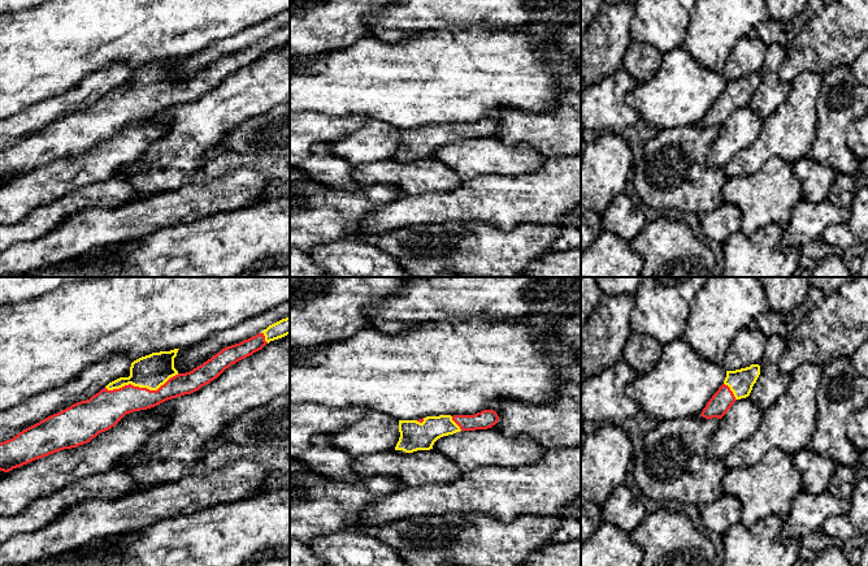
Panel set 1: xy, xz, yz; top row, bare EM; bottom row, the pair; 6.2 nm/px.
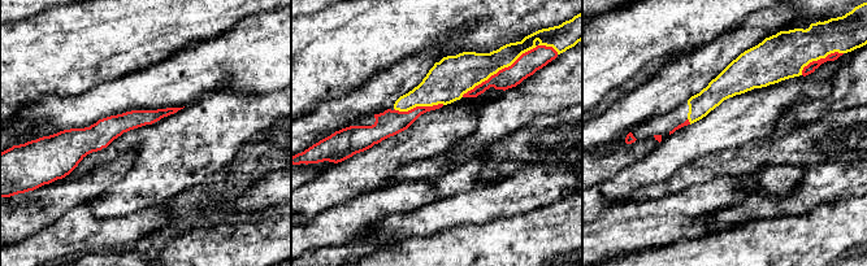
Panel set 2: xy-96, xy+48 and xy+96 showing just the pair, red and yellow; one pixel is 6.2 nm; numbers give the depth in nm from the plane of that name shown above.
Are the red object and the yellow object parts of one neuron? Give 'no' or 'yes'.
yes

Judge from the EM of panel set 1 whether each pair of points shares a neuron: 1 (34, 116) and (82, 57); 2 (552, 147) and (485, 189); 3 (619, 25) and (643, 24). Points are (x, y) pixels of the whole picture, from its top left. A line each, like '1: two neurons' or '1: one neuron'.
1: two neurons
2: two neurons
3: two neurons

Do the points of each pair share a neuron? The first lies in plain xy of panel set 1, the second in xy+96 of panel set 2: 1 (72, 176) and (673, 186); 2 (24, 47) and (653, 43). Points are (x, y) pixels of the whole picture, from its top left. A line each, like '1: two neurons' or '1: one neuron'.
1: two neurons
2: one neuron

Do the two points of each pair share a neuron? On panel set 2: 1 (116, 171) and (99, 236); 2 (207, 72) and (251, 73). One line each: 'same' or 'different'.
1: different
2: same

